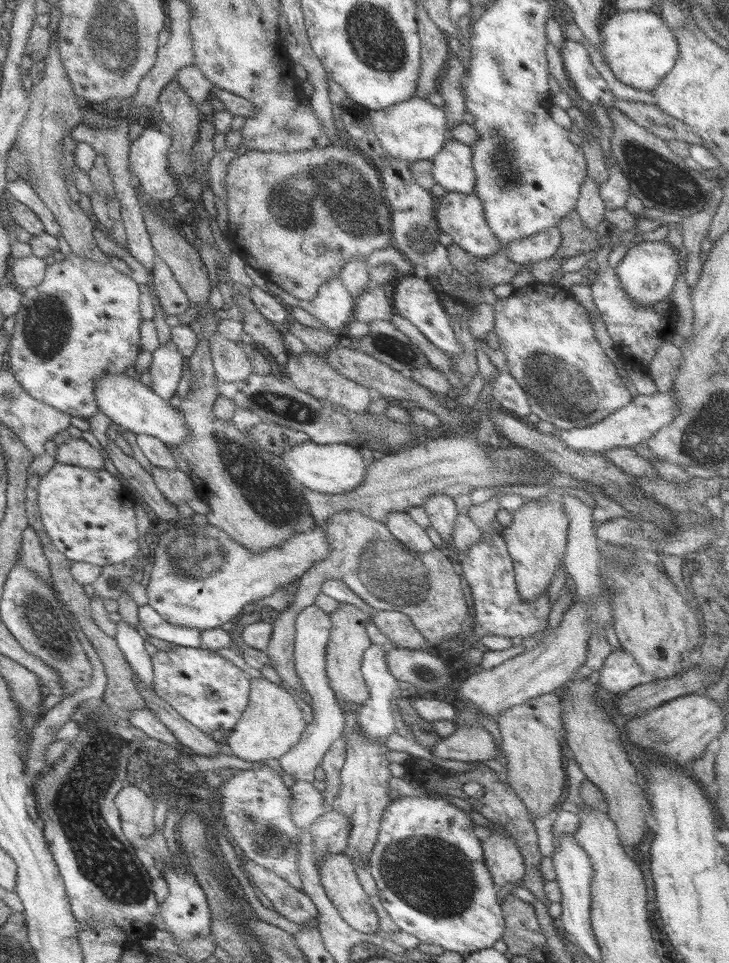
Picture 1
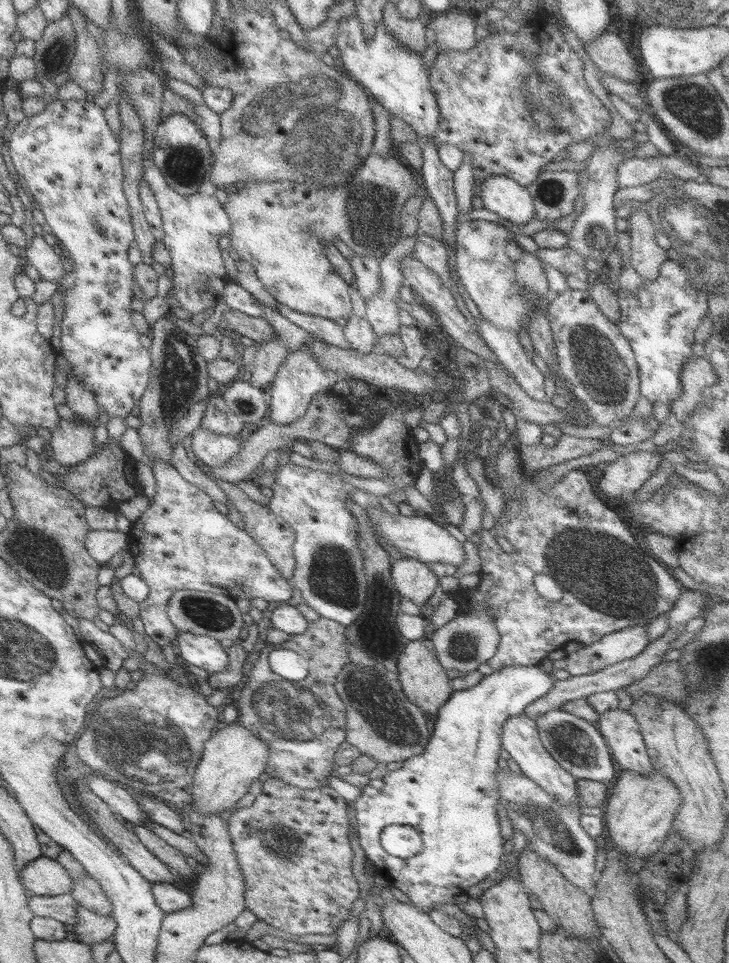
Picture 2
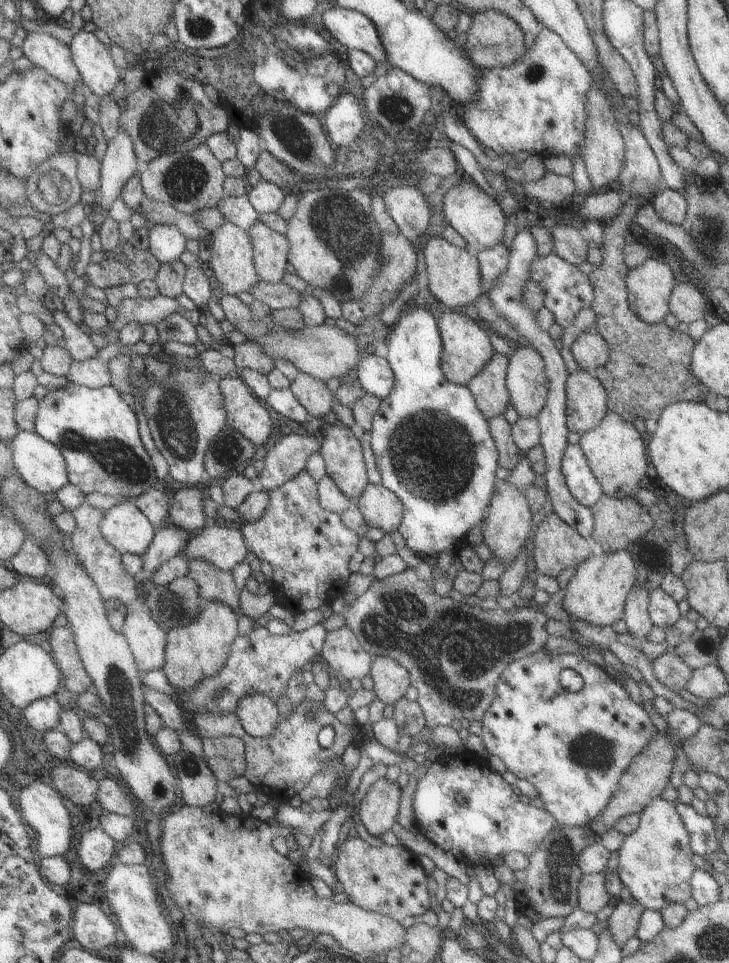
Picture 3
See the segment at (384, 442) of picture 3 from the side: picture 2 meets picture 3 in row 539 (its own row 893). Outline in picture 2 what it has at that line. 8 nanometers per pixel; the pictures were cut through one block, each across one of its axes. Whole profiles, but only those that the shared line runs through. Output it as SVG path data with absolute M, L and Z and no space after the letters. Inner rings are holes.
M532 664L532 666L510 666L508 668L500 668L497 672L482 678L482 680L475 686L465 690L454 691L449 697L449 700L446 701L443 706L440 706L437 715L431 719L431 738L429 739L425 750L420 755L417 755L416 757L412 756L408 761L404 761L402 768L386 773L383 778L370 780L368 786L360 789L360 797L358 797L354 803L356 807L356 823L358 824L357 838L359 839L359 844L362 847L362 850L364 850L365 857L374 865L373 868L376 873L388 881L389 886L394 886L394 888L398 888L400 892L404 892L404 894L408 896L408 900L421 911L434 909L436 904L438 904L438 906L448 904L448 902L452 902L458 894L462 894L462 892L470 888L470 886L474 886L474 884L486 880L488 876L496 876L502 872L502 869L506 864L503 854L504 850L502 849L505 840L502 837L499 816L497 814L498 781L496 781L496 774L499 772L498 759L501 757L502 750L502 728L512 716L519 716L532 702L539 700L544 694L547 694L555 682L556 679L554 678L554 673L549 675L542 671L540 664ZM392 824L410 826L421 835L422 848L418 854L415 854L415 856L412 856L410 859L398 858L398 856L390 856L390 854L387 854L386 850L380 846L380 843L378 842L379 835L386 826Z

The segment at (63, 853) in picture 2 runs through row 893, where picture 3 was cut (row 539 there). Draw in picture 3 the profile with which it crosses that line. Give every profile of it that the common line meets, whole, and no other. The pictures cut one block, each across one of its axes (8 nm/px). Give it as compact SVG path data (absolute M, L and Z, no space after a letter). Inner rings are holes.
M88 502L82 503L80 506L71 510L75 520L74 530L70 534L72 548L78 558L82 568L90 575L90 578L96 584L96 588L100 591L104 601L110 599L120 600L122 604L129 604L142 595L141 584L138 578L129 575L120 562L121 552L118 552L104 536L100 535L100 522L104 520L104 512L102 509L90 506Z

